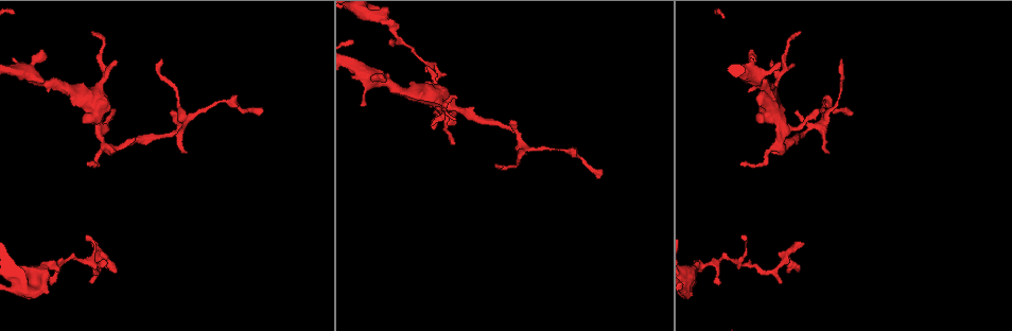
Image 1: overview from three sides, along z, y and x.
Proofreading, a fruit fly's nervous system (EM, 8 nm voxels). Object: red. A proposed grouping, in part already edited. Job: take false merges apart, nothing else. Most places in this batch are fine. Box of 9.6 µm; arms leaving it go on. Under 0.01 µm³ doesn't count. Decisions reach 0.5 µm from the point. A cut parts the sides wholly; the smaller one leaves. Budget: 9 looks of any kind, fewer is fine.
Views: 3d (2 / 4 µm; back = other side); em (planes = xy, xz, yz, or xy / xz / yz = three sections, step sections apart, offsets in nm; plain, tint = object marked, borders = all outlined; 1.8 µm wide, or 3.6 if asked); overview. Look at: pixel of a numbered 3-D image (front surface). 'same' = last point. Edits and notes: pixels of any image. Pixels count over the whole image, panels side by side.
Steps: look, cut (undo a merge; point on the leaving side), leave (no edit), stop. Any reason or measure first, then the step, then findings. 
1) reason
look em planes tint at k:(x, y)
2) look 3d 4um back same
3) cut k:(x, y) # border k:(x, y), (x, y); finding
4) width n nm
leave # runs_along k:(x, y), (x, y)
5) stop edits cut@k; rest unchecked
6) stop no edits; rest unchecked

thin neck
look em xz step 4 tint at 1:(802, 137)

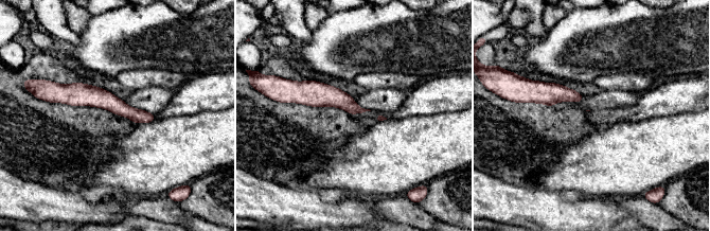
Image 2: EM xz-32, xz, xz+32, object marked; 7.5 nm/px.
cut it another way
look em planes tint same

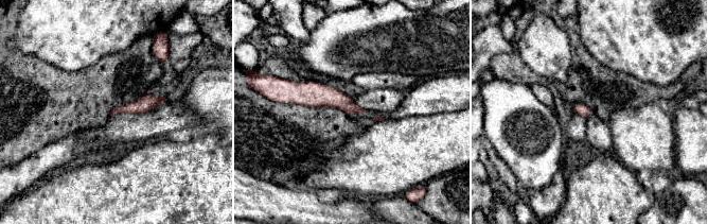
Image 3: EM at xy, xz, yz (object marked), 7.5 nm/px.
width 90 nm
leave # runs_along 3:(290, 98), (332, 97), (357, 110); all the same neuron

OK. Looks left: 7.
three arms meet
look em yz step 4 borders at 1:(102, 143)

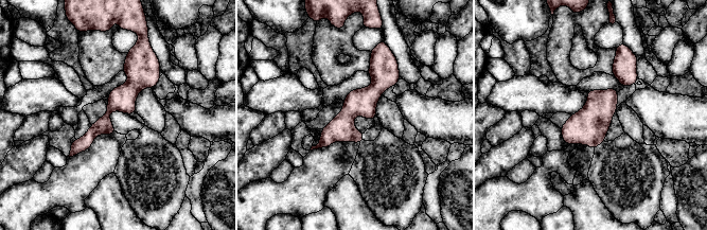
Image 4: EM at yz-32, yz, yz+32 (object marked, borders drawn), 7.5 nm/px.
leave # all the same neuron

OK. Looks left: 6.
sudden change in width
look 3d 4um at 1:(392, 24)

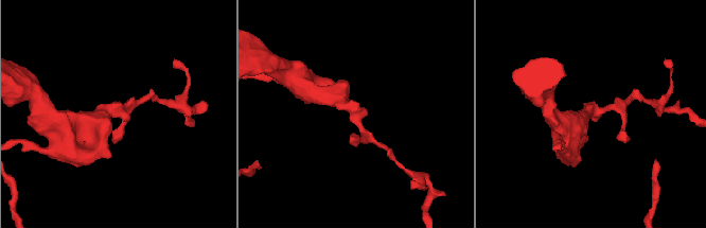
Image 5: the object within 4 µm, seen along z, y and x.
look em 3.6um planes plain at 5:(352, 111)

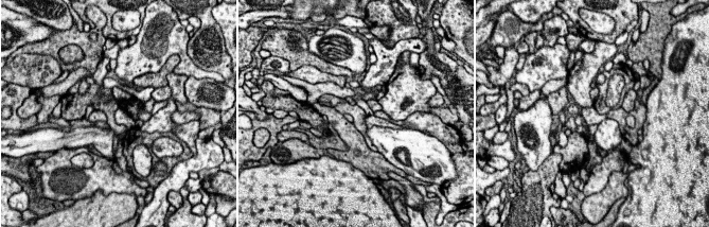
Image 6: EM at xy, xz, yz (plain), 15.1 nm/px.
where the object lies
look em 3.6um planes tint same

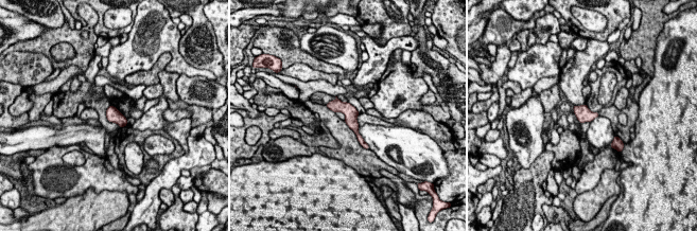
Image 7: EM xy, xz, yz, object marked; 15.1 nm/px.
leave # all the same neuron

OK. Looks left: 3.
abrupt turn
look em yz step 16 tint at 1:(101, 257)

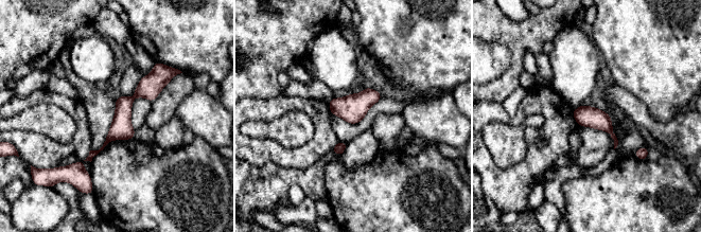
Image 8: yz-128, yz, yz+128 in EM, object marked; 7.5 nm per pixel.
width 160 nm
leave # continuous, no second neuron

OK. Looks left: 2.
stop no edits; rest unchecked

